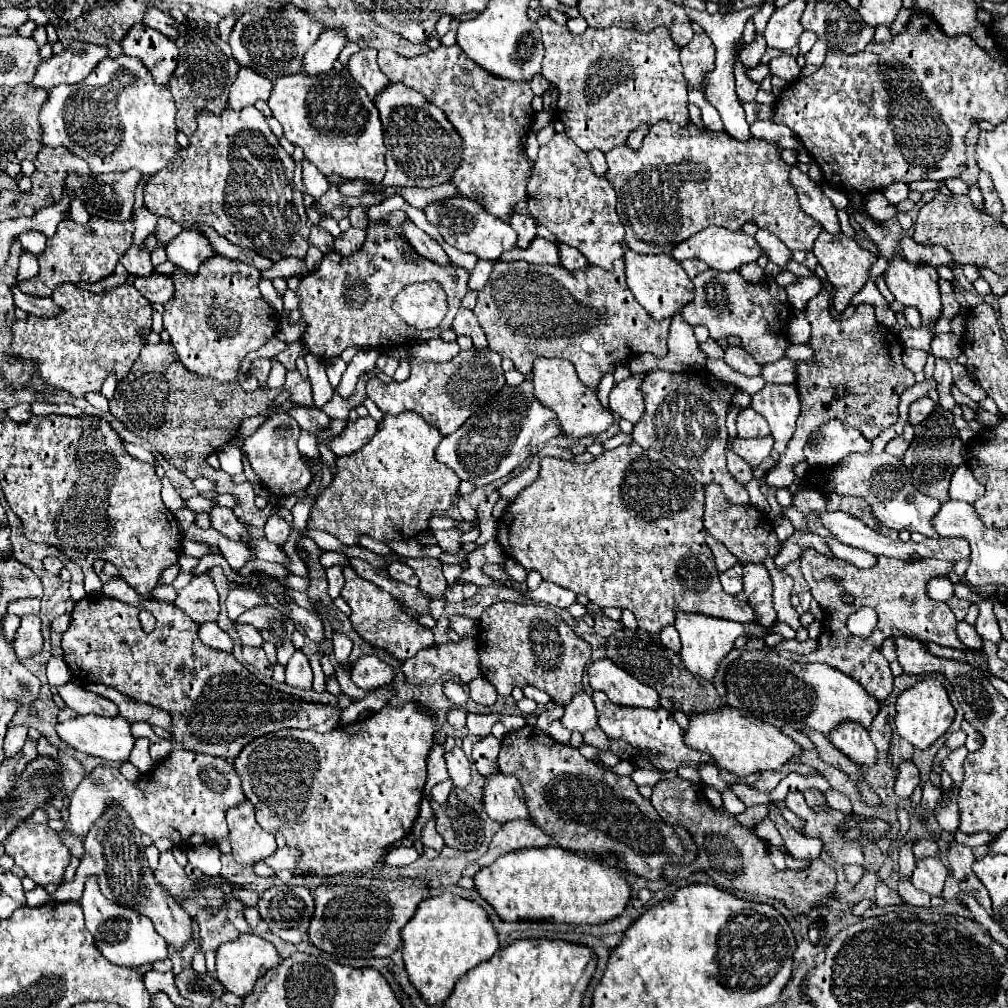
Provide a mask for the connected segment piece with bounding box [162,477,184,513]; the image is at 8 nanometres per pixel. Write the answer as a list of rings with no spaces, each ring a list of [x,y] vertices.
[[[162,477],[162,501],[164,505],[174,513],[176,509],[184,507],[184,501],[182,497],[178,495],[178,491],[172,487],[172,483],[168,481],[168,477]]]

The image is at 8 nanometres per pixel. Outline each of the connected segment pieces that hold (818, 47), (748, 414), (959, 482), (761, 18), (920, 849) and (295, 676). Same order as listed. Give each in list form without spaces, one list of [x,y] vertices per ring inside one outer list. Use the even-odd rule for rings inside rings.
[[[816,41],[814,47],[804,55],[806,57],[806,67],[802,69],[802,75],[812,75],[814,71],[820,69],[820,65],[824,63],[828,53],[828,45],[824,41]]]
[[[752,407],[740,411],[738,419],[736,419],[736,427],[738,427],[738,435],[740,439],[752,439],[752,437],[764,437],[770,433],[770,427],[766,423],[766,419],[762,415],[758,415]]]
[[[962,463],[960,467],[956,467],[952,481],[950,481],[950,489],[948,489],[950,499],[962,499],[966,503],[974,503],[978,497],[984,495],[984,485],[976,481],[976,477],[972,475],[970,467],[966,463]]]
[[[766,1],[764,3],[764,7],[754,15],[754,27],[756,27],[756,35],[762,35],[762,31],[766,29],[766,23],[768,23],[768,19],[770,19],[770,15],[772,15],[772,11],[774,11],[774,5],[772,5],[772,1]]]
[[[920,839],[920,841],[914,843],[912,851],[914,851],[914,857],[916,857],[916,859],[936,857],[936,853],[938,853],[938,843],[934,843],[932,839]]]
[[[300,651],[292,655],[292,659],[286,665],[286,683],[292,687],[300,689],[310,689],[312,687],[312,669],[308,663],[308,657]]]

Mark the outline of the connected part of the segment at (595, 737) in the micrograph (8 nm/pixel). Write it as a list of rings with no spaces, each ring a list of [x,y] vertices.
[[[594,727],[594,729],[586,731],[586,733],[584,733],[584,741],[586,741],[588,745],[600,749],[600,751],[608,751],[608,749],[610,749],[610,739],[600,731],[600,727]]]

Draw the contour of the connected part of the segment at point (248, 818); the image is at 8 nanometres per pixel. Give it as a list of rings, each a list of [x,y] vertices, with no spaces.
[[[248,799],[226,811],[226,821],[230,829],[232,855],[240,865],[258,863],[276,851],[276,841],[272,833],[266,833],[254,819],[254,807]]]

